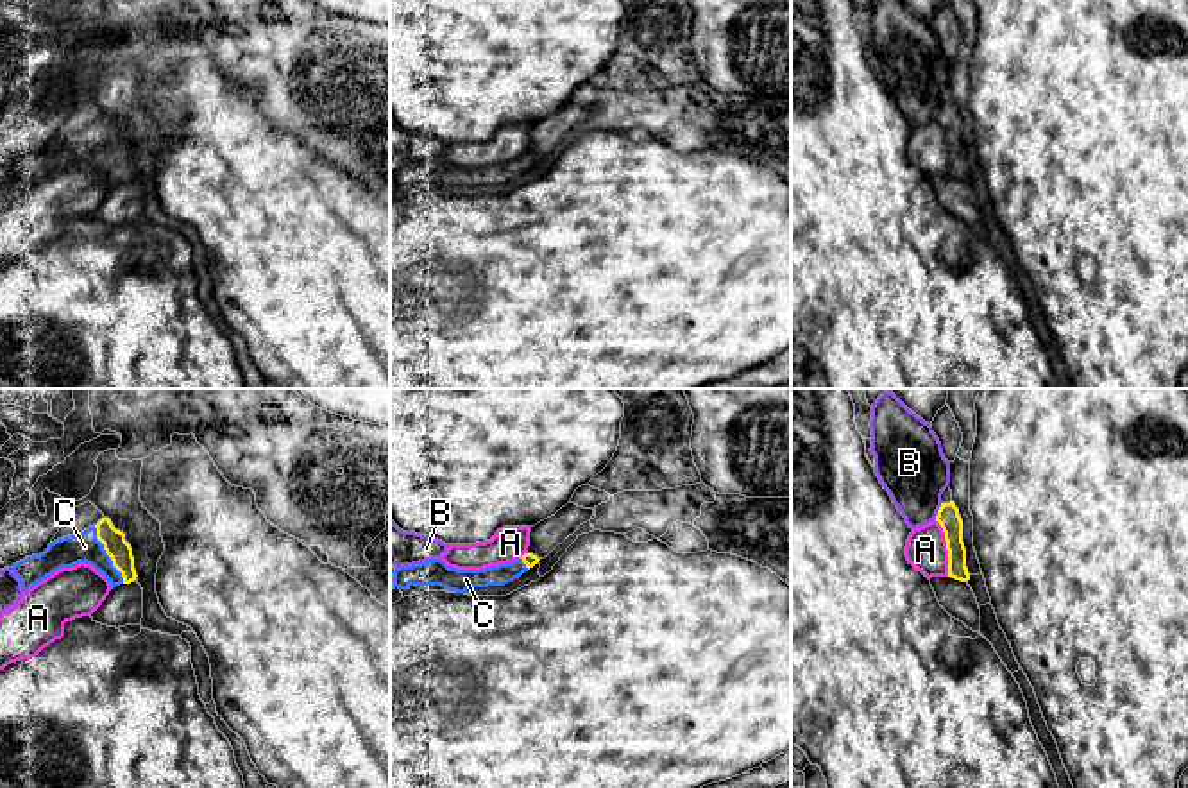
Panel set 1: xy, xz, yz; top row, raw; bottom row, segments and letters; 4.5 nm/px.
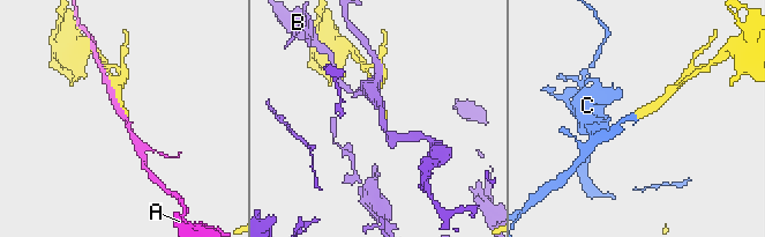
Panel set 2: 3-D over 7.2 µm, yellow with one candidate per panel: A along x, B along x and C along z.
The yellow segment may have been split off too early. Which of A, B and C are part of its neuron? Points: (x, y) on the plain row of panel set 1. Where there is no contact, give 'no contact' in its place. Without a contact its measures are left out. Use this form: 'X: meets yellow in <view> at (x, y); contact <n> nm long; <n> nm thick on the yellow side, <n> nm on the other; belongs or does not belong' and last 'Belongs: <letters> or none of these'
A: meets yellow in yz at (947, 145); contact 260 nm long; 100 nm thick on the yellow side, 180 nm on the other; does not belong
B: meets yellow in yz at (938, 110); contact 90 nm long; 100 nm thick on the yellow side, 300 nm on the other; does not belong
C: meets yellow in xy at (106, 151); contact 300 nm long; 110 nm thick on the yellow side, 140 nm on the other; belongs
Belongs: C

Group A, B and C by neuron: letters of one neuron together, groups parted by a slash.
A / B / C

